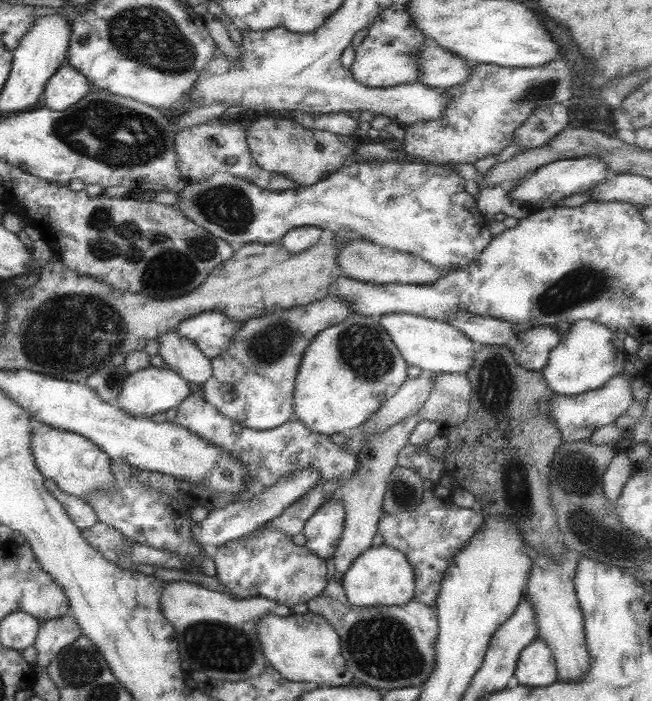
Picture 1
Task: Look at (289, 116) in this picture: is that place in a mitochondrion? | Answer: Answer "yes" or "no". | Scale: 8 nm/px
no

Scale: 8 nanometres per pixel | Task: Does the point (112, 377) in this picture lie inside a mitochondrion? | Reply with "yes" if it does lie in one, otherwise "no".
yes

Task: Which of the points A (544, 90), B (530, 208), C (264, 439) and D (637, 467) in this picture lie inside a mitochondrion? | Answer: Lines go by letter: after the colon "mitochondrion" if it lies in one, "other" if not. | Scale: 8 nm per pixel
A: mitochondrion
B: other
C: other
D: other

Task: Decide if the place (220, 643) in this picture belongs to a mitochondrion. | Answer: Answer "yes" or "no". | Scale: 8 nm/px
yes

